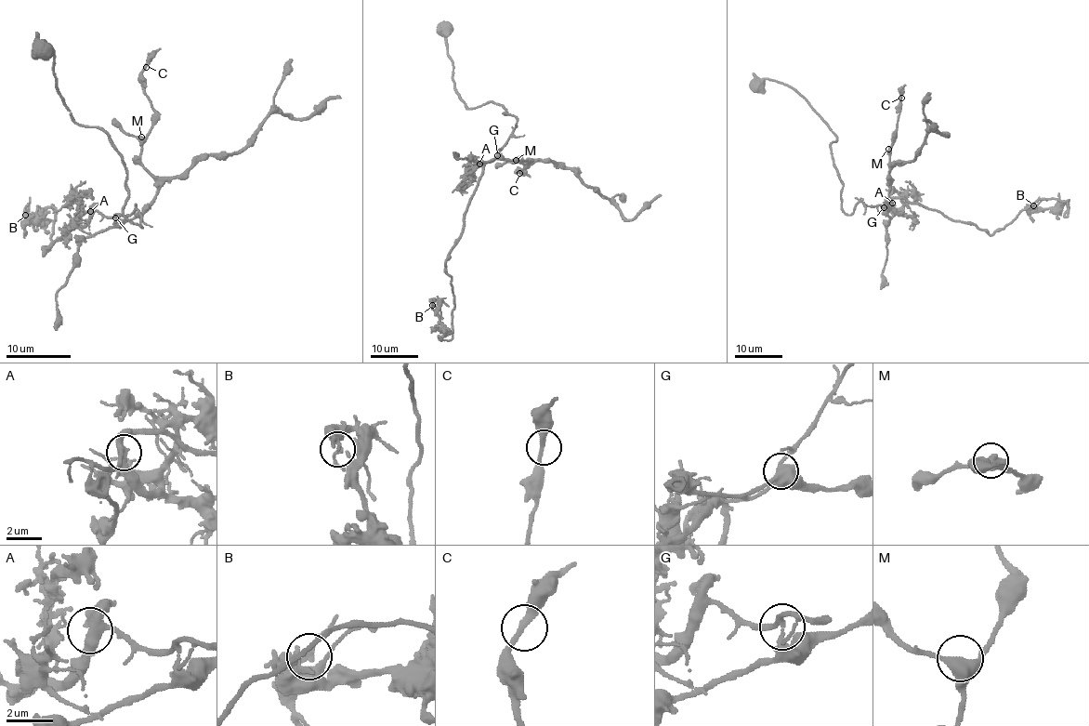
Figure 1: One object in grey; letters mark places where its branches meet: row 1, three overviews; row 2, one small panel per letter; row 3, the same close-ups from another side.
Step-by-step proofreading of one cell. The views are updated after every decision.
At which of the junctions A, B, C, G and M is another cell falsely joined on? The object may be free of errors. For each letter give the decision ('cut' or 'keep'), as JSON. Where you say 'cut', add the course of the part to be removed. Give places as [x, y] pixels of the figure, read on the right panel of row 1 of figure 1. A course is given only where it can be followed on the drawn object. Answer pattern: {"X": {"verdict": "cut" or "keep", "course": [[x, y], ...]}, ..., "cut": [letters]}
{"A": {"verdict": "keep"}, "B": {"verdict": "keep"}, "C": {"verdict": "keep"}, "G": {"verdict": "cut", "course": [[884, 207], [885, 211], [888, 207], [889, 170], [897, 163], [910, 163], [931, 131], [947, 136], [924, 120]]}, "M": {"verdict": "keep"}, "cut": ["G"]}

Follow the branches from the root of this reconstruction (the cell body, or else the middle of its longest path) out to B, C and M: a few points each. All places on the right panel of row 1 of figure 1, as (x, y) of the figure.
B: (889, 206), (893, 198), (905, 198), (992, 235), (1039, 199), (1069, 201), (1033, 205)
C: (889, 206), (884, 210), (888, 207), (889, 149), (897, 128), (901, 98)
M: (889, 206), (884, 210), (888, 207), (888, 149)

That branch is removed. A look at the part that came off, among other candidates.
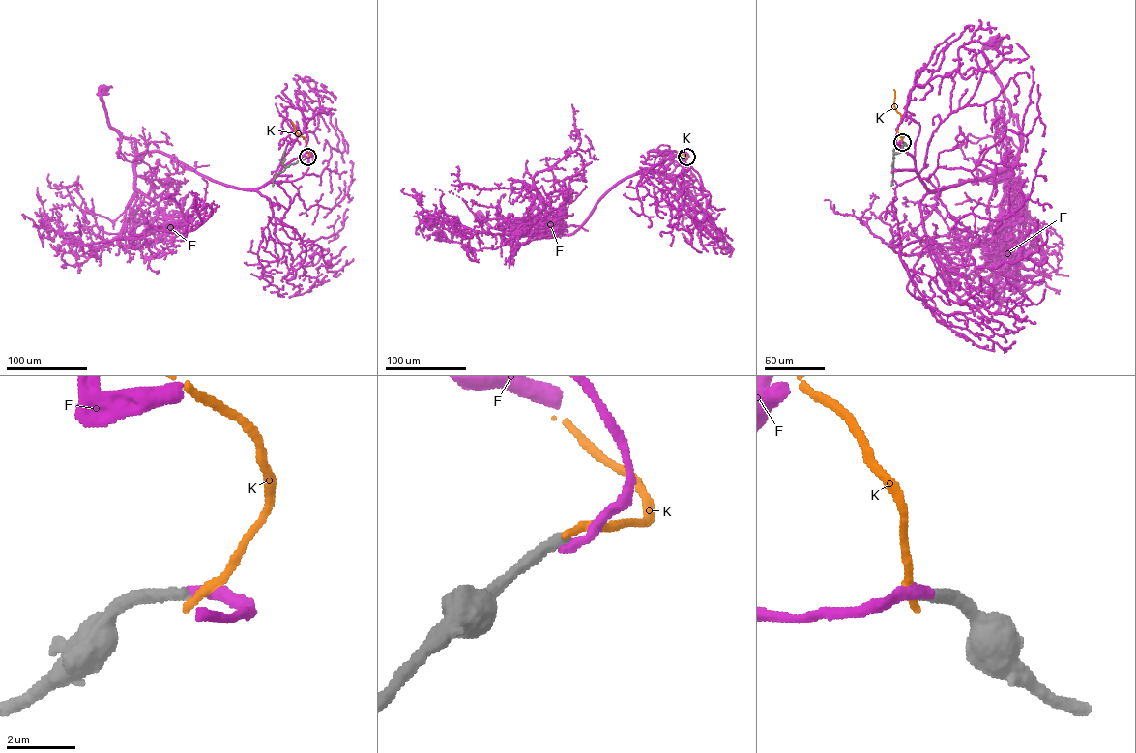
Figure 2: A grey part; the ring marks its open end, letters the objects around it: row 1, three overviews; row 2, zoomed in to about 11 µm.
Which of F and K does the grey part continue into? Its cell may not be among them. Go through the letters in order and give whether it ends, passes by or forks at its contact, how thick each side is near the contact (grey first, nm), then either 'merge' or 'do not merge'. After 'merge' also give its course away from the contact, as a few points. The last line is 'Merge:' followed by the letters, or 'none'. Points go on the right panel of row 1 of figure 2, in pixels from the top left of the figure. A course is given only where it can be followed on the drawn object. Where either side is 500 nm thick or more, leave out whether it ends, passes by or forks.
F: it ends; calibres 400 and 280 nm; merge; course (902, 142), (894, 140), (913, 158), (930, 190), (994, 176), (1018, 159), (1018, 118), (983, 52), (997, 41)
K: it ends; calibres 360 and 240 nm; do not merge
Merge: F

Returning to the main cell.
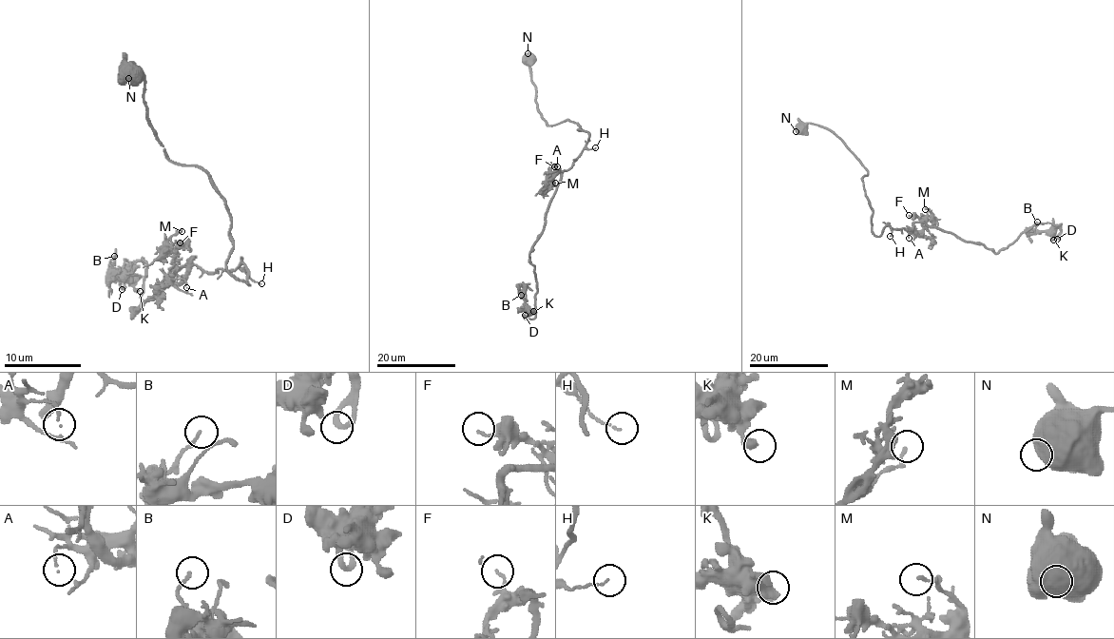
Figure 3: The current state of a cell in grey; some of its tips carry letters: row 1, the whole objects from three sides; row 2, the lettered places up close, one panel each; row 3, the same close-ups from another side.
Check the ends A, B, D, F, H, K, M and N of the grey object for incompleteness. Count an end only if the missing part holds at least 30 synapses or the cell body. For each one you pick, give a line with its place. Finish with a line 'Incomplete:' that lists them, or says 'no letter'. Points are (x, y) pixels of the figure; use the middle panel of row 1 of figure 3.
Incomplete: no letter

